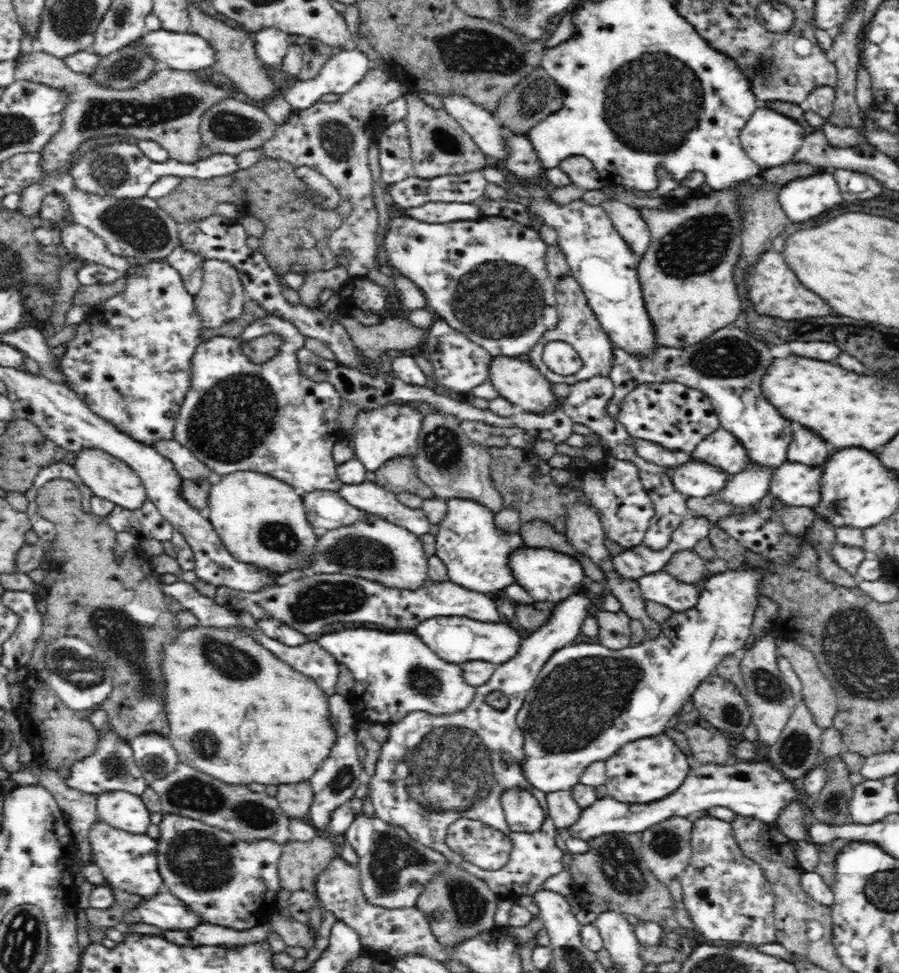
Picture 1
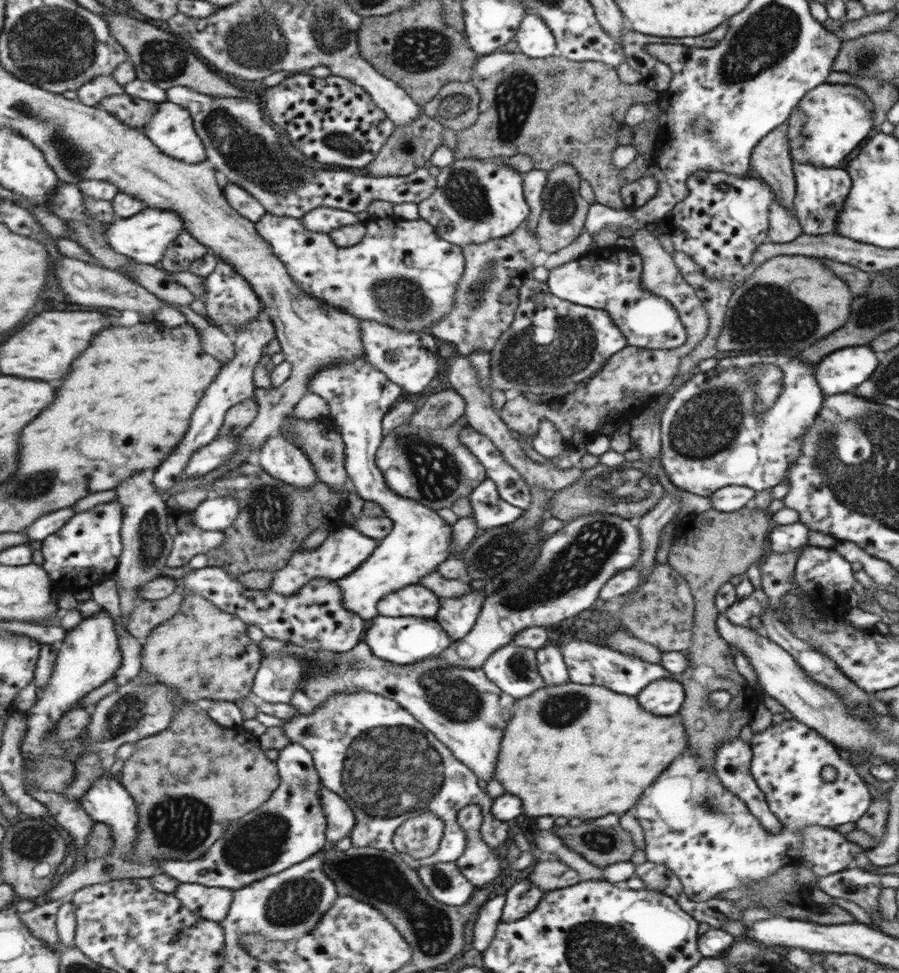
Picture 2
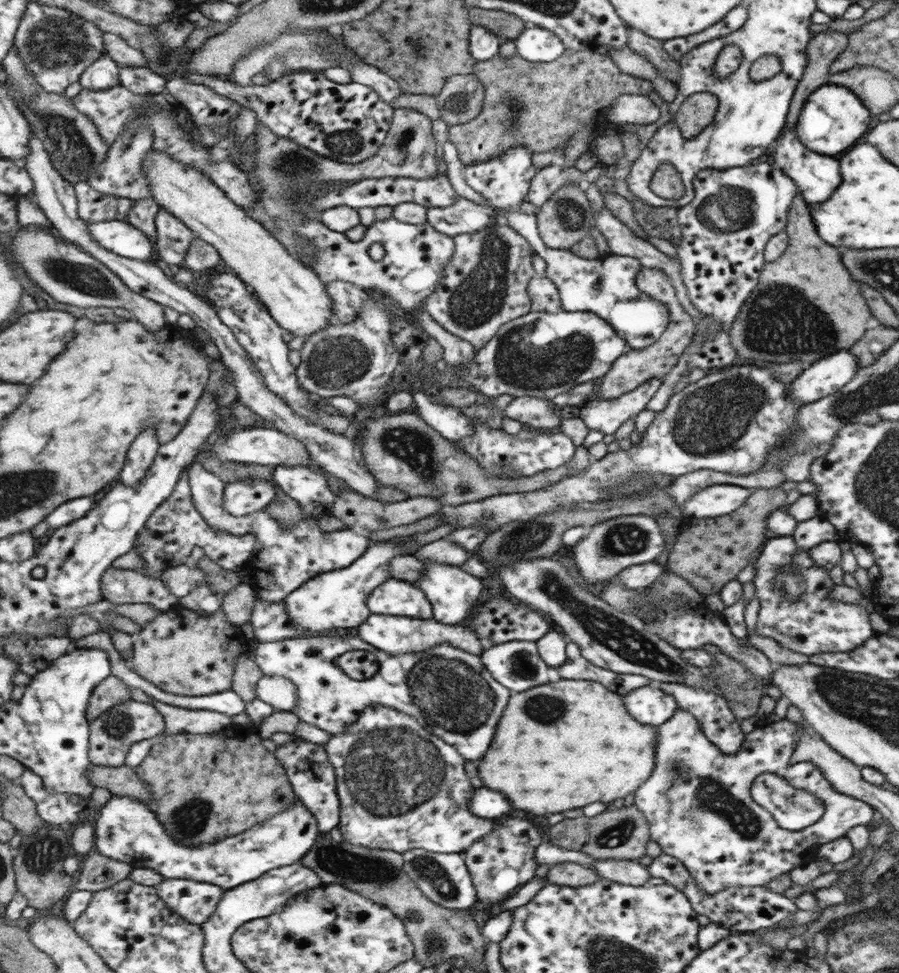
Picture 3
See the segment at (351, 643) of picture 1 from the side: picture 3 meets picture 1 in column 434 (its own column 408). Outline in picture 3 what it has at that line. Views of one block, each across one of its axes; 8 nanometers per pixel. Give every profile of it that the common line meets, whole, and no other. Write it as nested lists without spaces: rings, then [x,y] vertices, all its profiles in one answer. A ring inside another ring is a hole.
[[[355,634],[339,638],[337,636],[313,636],[309,638],[291,638],[279,642],[257,642],[255,662],[265,676],[283,676],[289,678],[299,690],[298,703],[293,713],[309,725],[314,725],[329,734],[339,734],[354,727],[359,716],[367,707],[381,705],[397,709],[398,712],[415,716],[419,724],[427,724],[427,730],[435,732],[442,742],[450,744],[465,760],[479,760],[487,746],[491,744],[495,724],[507,704],[511,691],[495,681],[482,664],[480,656],[457,649],[453,644],[438,644],[424,652],[395,655],[371,647]],[[351,650],[365,650],[373,654],[377,661],[377,671],[371,678],[355,680],[339,668],[338,659]]]

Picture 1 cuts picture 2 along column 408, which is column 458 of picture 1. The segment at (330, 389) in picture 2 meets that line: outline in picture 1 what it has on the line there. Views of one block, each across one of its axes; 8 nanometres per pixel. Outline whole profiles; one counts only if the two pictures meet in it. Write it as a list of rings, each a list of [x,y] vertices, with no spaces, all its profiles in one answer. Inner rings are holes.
[[[448,499],[446,516],[439,522],[439,530],[435,535],[435,555],[439,556],[447,567],[449,580],[458,587],[467,588],[469,591],[476,591],[482,594],[494,594],[498,590],[504,590],[511,584],[516,584],[512,571],[509,568],[509,553],[514,549],[528,547],[519,532],[508,532],[495,525],[495,512],[487,506],[466,499]]]

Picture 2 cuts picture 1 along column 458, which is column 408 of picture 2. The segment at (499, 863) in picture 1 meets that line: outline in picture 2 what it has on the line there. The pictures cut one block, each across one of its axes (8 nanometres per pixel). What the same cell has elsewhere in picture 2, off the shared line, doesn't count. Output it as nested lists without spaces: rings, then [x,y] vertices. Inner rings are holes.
[[[423,810],[404,820],[391,837],[396,852],[408,854],[411,858],[429,857],[438,849],[444,824],[429,810]]]

